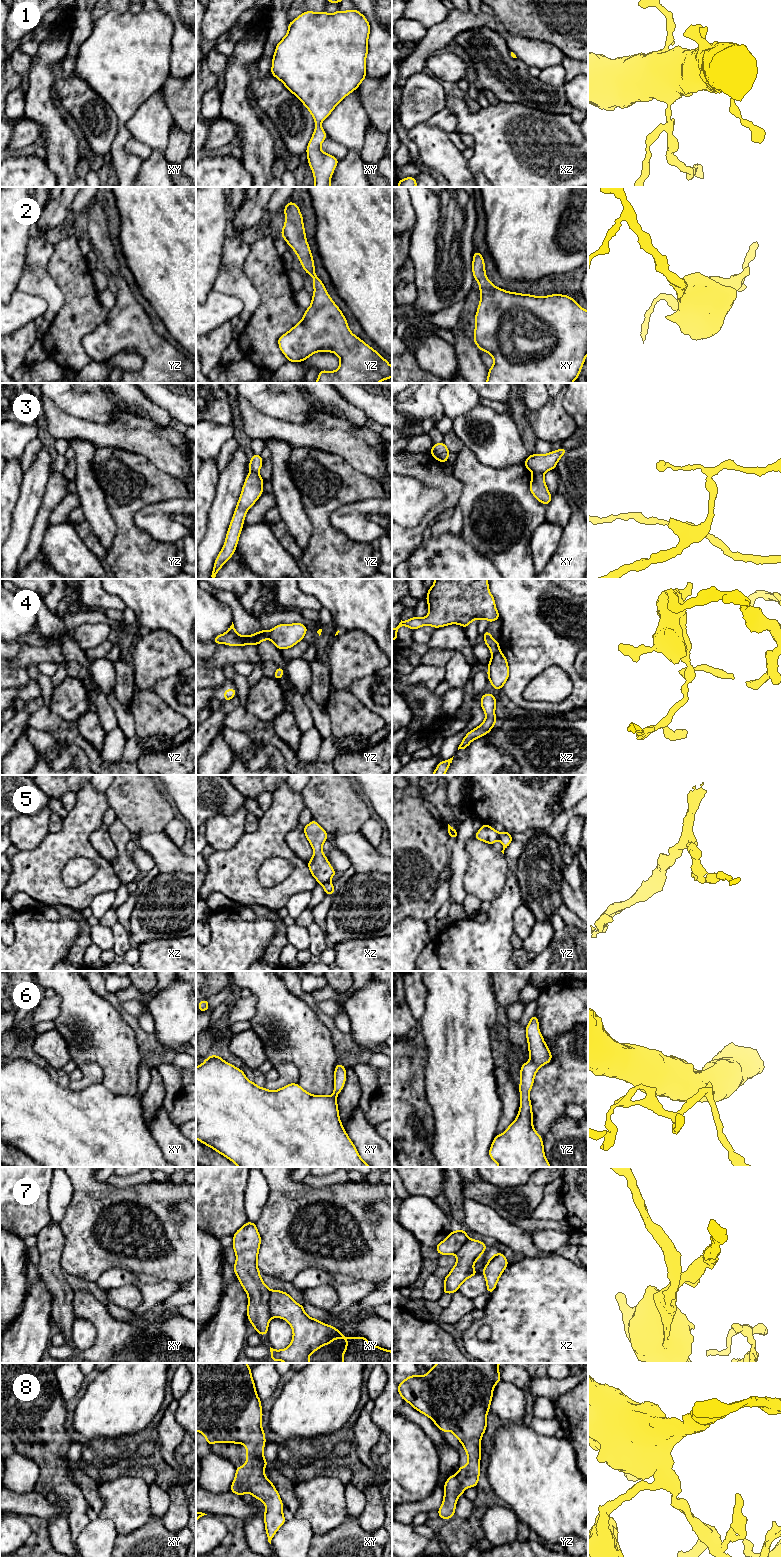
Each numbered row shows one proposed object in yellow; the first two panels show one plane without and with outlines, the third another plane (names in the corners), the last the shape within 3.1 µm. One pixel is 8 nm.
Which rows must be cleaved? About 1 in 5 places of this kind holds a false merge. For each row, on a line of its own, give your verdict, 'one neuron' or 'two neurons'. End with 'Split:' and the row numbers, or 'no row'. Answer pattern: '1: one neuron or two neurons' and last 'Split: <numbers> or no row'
1: one neuron
2: one neuron
3: two neurons
4: two neurons
5: two neurons
6: one neuron
7: one neuron
8: one neuron
Split: 3, 4, 5

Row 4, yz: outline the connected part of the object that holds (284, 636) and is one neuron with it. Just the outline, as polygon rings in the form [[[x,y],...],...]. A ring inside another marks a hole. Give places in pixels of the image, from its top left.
[[[302,623],[279,624],[270,630],[270,640],[279,650],[288,649],[303,640],[308,631]]]

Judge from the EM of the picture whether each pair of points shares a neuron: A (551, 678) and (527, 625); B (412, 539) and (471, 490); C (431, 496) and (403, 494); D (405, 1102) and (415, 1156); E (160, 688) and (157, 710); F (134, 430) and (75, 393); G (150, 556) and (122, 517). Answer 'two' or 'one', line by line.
A: two
B: two
C: one
D: one
E: two
F: two
G: one

